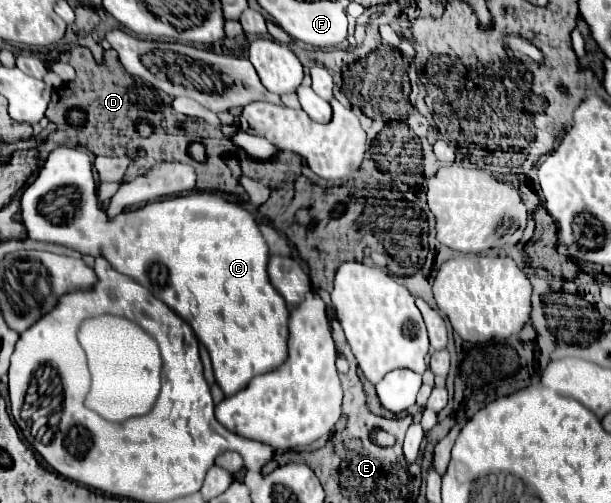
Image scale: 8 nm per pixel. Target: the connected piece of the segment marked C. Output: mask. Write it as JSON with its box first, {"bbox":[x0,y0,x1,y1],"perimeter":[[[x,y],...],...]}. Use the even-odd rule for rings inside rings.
{"bbox":[21,147,287,395],"perimeter":[[[57,147],[47,157],[35,183],[21,197],[21,215],[31,239],[65,245],[83,255],[107,259],[119,273],[133,277],[157,299],[167,303],[195,331],[209,349],[215,379],[223,393],[235,395],[261,373],[279,367],[287,359],[287,315],[285,299],[267,277],[269,249],[249,211],[211,193],[191,193],[147,203],[141,209],[109,217],[97,197],[91,157],[79,149]]]}

